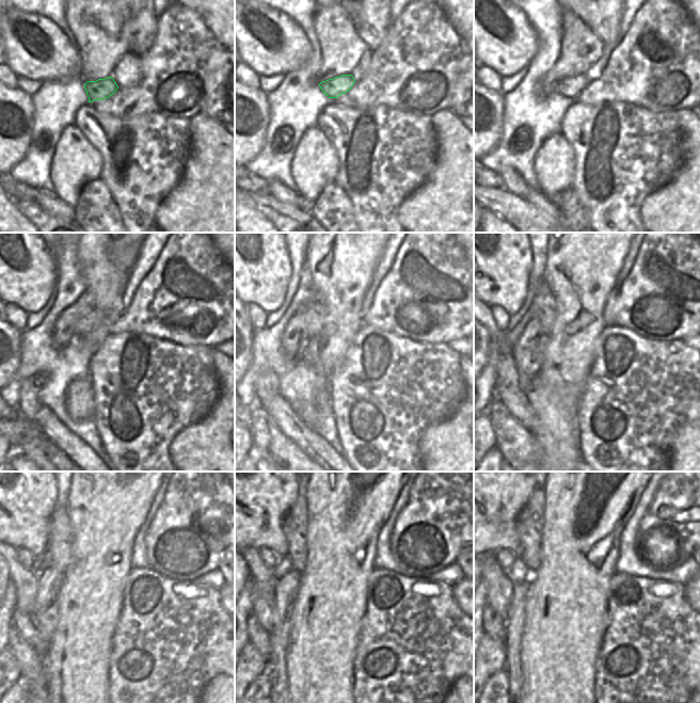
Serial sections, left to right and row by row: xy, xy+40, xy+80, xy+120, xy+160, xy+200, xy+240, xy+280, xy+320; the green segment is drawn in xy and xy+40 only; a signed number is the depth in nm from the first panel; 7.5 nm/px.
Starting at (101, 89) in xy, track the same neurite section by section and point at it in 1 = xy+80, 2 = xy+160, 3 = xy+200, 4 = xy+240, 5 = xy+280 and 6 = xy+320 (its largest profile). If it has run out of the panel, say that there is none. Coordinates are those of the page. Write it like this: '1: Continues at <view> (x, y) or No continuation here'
1: Continues at xy+80 (570, 88)
2: Continues at xy+160 (314, 314)
3: Continues at xy+200 (543, 308)
4: Continues at xy+240 (60, 537)
5: Continues at xy+280 (295, 522)
6: Continues at xy+320 (529, 522).

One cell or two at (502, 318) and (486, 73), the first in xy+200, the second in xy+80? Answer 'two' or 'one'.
one

